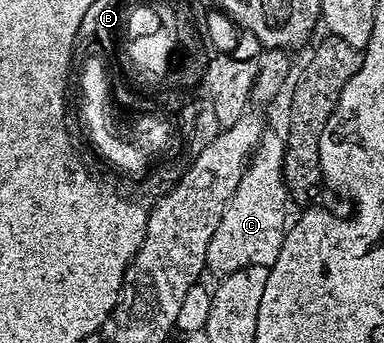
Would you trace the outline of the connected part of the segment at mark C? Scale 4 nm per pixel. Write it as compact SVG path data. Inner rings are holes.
M267 129L261 134L257 148L250 158L239 187L211 237L205 260L206 270L220 279L249 266L270 267L277 262L287 232L285 201L289 196L282 179L285 139L279 132Z

